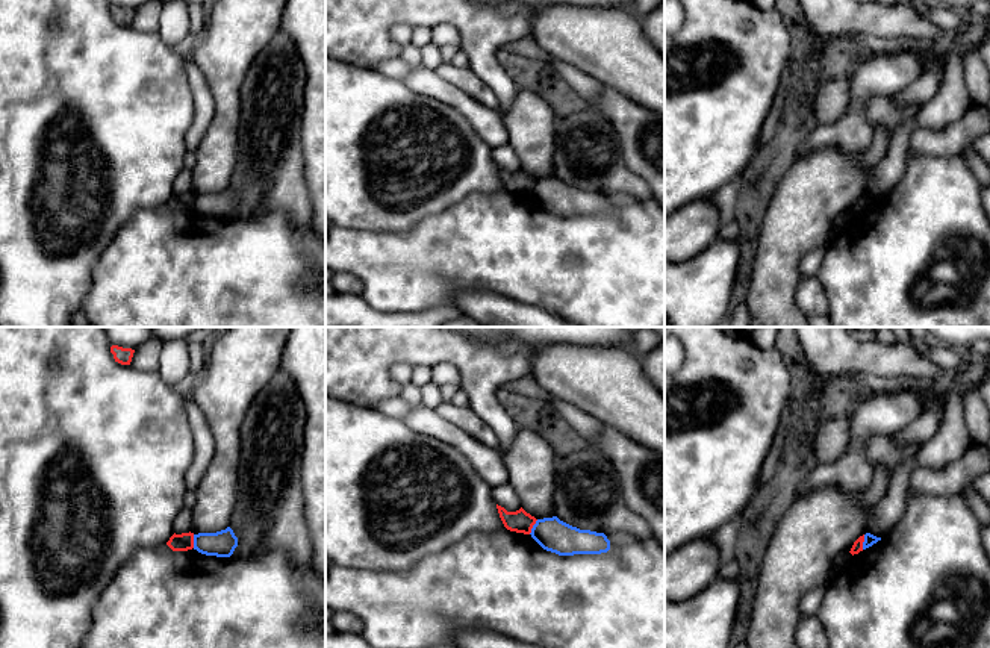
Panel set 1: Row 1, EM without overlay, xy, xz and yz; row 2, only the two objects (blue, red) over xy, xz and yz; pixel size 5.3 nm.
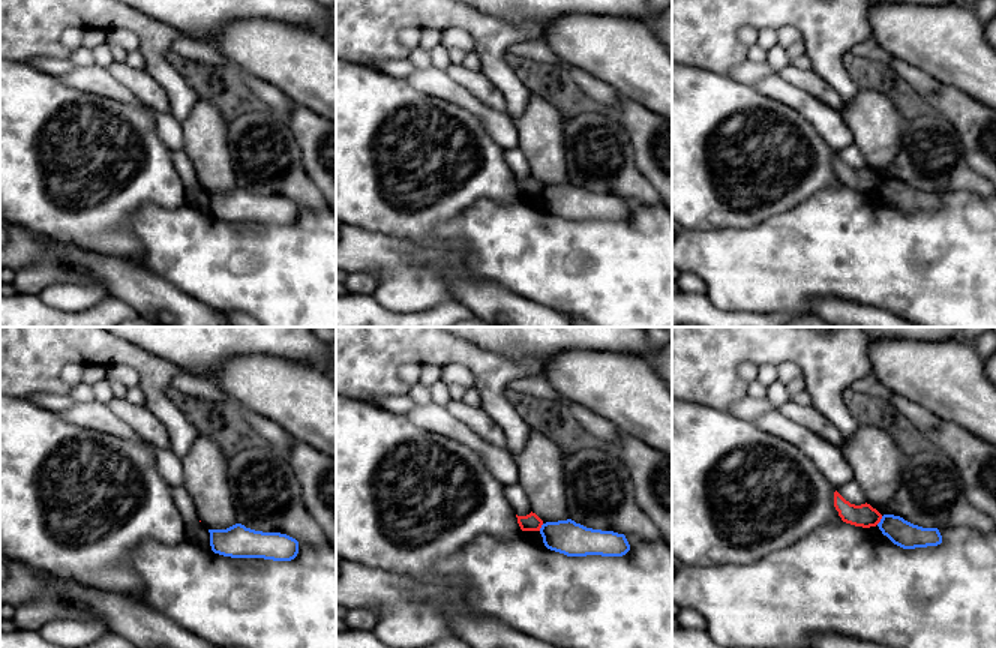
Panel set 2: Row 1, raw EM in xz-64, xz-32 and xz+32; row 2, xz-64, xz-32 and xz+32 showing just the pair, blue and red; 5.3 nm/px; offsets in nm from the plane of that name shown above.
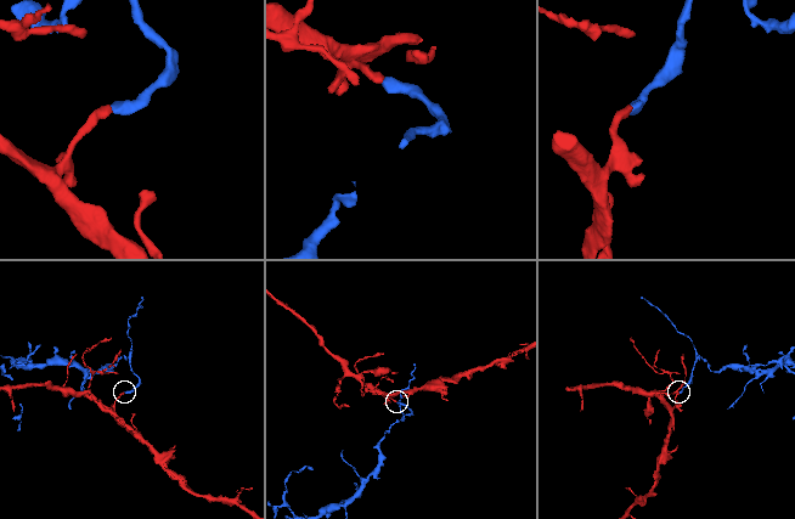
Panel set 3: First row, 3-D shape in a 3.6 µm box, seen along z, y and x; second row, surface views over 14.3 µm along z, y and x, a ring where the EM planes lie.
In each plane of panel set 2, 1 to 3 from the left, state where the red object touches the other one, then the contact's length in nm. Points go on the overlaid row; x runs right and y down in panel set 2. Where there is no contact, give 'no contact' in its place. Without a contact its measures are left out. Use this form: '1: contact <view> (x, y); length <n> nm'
1: no contact
2: contact xz-32 (542, 527); length 50 nm
3: contact xz+32 (881, 521); length 60 nm

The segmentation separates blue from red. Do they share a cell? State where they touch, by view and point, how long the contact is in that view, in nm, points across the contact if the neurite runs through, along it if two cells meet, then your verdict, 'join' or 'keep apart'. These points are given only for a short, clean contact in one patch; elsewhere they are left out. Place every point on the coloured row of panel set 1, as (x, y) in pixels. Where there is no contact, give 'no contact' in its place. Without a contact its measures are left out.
xz (533, 527) | 90 nm | along xz (538, 520), (529, 533) | keep apart

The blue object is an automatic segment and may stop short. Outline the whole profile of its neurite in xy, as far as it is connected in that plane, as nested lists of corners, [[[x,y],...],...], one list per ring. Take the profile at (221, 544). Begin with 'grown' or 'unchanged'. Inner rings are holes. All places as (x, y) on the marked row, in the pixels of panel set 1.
unchanged | [[[230,527],[216,533],[194,534],[194,550],[206,556],[230,557],[236,547],[238,537]]]

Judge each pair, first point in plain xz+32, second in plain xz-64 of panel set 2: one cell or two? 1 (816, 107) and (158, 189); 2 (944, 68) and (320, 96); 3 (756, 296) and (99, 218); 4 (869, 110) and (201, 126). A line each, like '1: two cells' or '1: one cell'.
1: two cells
2: one cell
3: two cells
4: one cell

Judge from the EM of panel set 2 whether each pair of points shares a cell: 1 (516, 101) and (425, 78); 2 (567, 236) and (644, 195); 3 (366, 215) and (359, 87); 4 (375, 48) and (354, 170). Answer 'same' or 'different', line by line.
1: different
2: different
3: same
4: different

